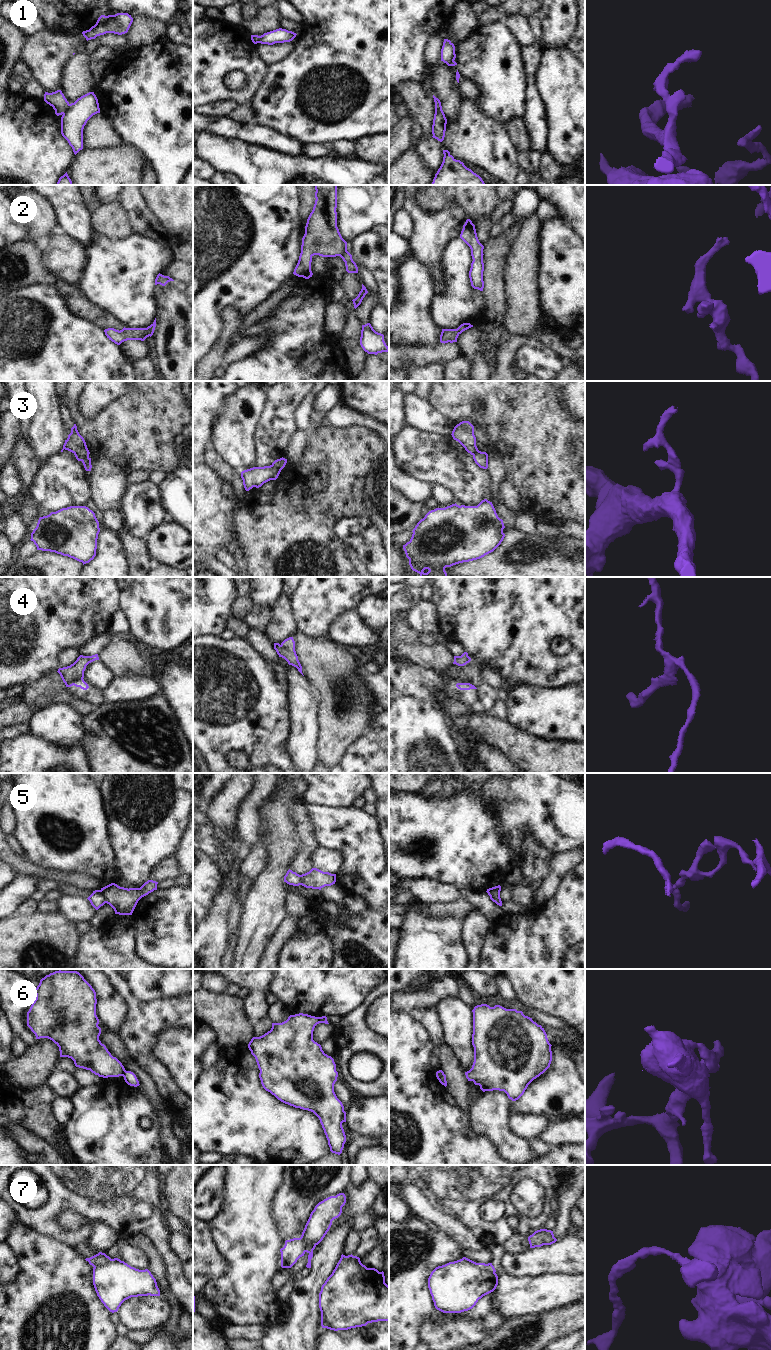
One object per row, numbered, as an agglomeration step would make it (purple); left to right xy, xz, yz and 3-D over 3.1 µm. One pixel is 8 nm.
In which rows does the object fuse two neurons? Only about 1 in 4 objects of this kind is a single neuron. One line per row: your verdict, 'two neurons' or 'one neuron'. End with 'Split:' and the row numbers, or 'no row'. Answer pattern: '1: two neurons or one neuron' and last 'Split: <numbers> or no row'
1: two neurons
2: two neurons
3: two neurons
4: one neuron
5: two neurons
6: two neurons
7: two neurons
Split: 1, 2, 3, 5, 6, 7

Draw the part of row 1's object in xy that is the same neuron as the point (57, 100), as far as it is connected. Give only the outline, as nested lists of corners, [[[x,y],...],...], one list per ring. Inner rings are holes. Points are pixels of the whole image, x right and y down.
[[[61,90],[52,93],[45,92],[44,101],[53,107],[57,116],[62,115],[70,105]]]

